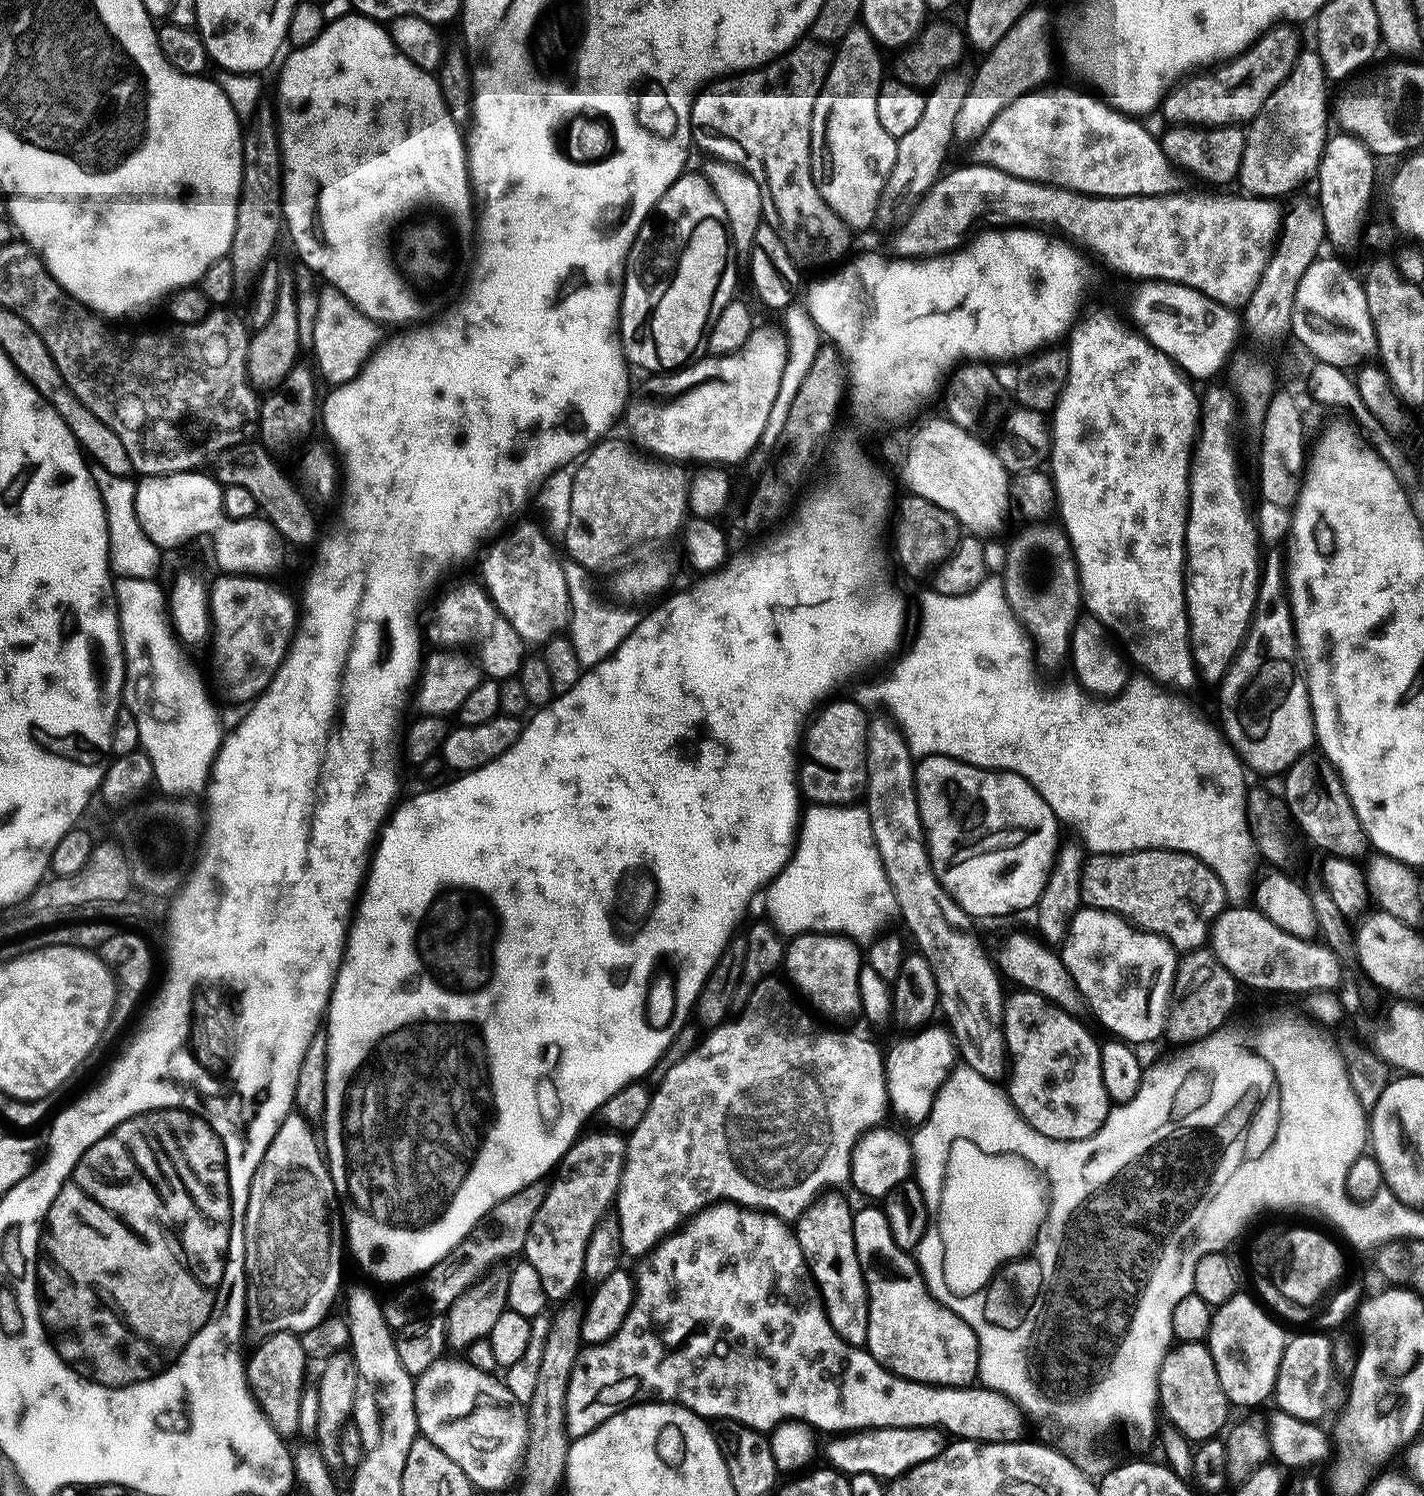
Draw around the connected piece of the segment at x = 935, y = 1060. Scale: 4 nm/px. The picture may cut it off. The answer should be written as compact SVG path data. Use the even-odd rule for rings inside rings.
M944 1026L932 1027L925 1027L909 1035L912 1036L909 1040L886 1052L886 1087L891 1111L893 1108L902 1119L909 1120L912 1126L923 1124L930 1114L936 1091L943 1086L958 1056L949 1029Z

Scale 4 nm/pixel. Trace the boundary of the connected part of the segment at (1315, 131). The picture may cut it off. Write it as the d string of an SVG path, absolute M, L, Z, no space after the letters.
M1314 50L1301 51L1282 86L1266 98L1262 110L1247 125L1238 171L1238 184L1247 195L1281 198L1317 175L1329 135L1328 124L1330 128L1330 102L1324 84L1320 56Z

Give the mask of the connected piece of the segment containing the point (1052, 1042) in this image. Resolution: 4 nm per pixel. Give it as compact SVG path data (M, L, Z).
M1016 990L1002 1004L1004 1042L1008 1046L1012 1081L1006 1084L1006 1095L1016 1107L1020 1117L1038 1134L1051 1140L1085 1140L1095 1134L1106 1122L1110 1101L1102 1082L1100 1044L1071 1012L1055 1007L1036 992Z

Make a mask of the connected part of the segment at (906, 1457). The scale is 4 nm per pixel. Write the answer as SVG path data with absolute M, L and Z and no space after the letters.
M874 1428L840 1434L829 1440L832 1441L828 1444L827 1463L831 1467L845 1474L865 1472L881 1478L898 1477L922 1462L930 1462L930 1458L938 1458L950 1443L942 1428Z

